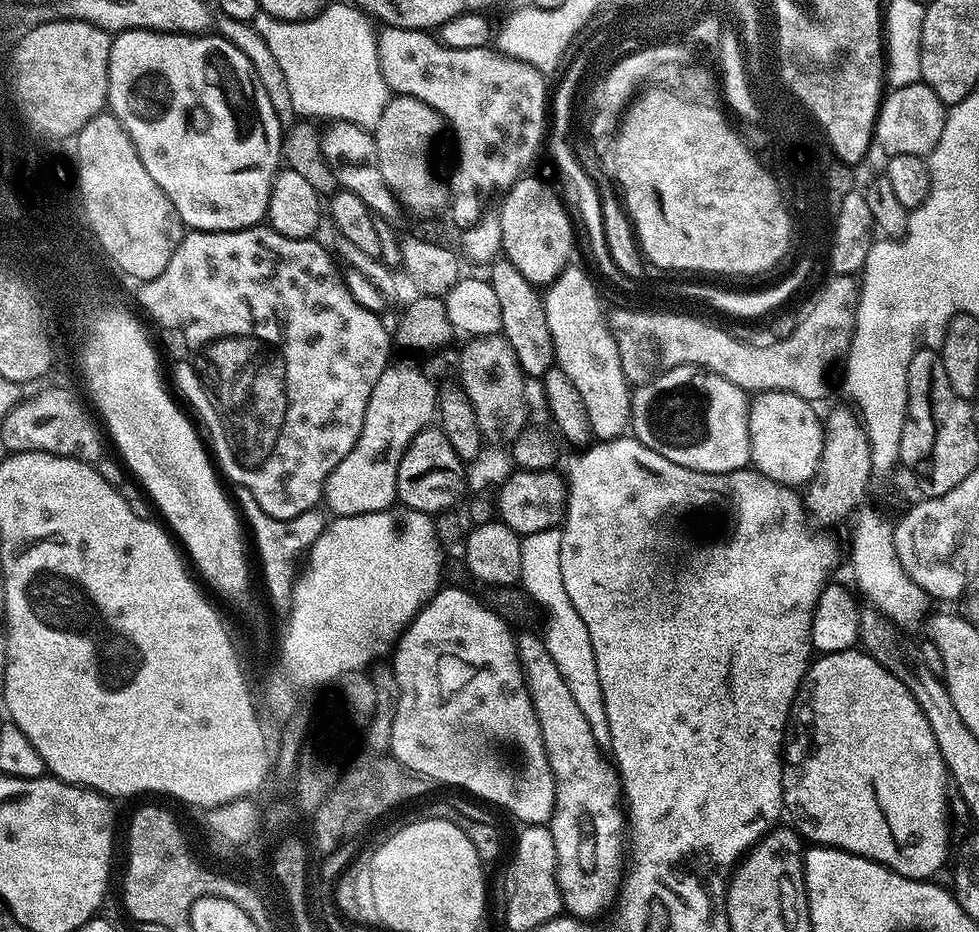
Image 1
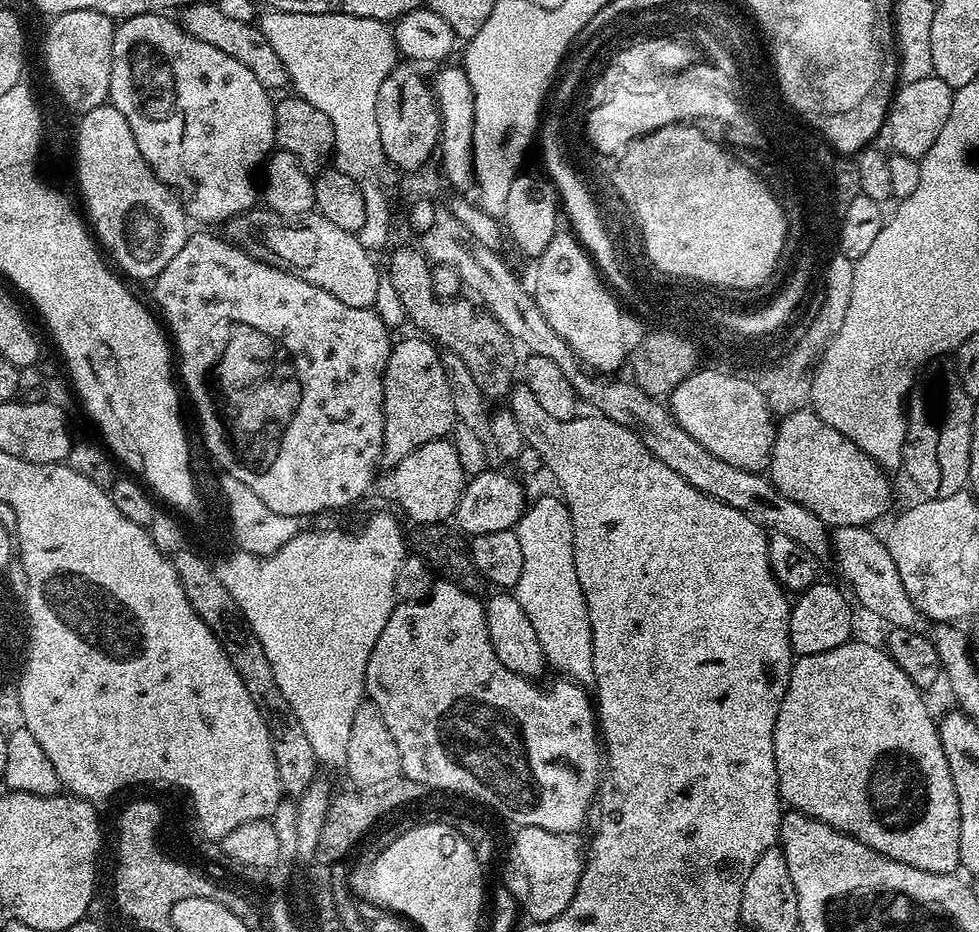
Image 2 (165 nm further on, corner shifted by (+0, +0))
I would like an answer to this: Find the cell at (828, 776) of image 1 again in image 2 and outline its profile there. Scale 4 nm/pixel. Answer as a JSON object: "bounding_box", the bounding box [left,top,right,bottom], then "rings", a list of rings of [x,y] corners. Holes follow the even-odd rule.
{"bounding_box":[774,638,960,874],"rings":[[[859,638],[838,646],[834,650],[826,650],[822,654],[801,656],[792,665],[790,682],[786,694],[780,703],[778,718],[774,726],[774,758],[780,783],[780,799],[789,809],[801,812],[803,816],[814,818],[834,830],[852,836],[862,842],[870,850],[890,858],[894,862],[902,862],[906,866],[914,866],[918,870],[926,870],[934,874],[952,874],[960,868],[958,858],[958,794],[954,790],[954,778],[950,778],[950,762],[946,758],[946,750],[942,750],[940,730],[937,721],[932,720],[932,712],[924,701],[925,693],[902,674],[883,647],[875,648],[872,644],[863,644]]]}

